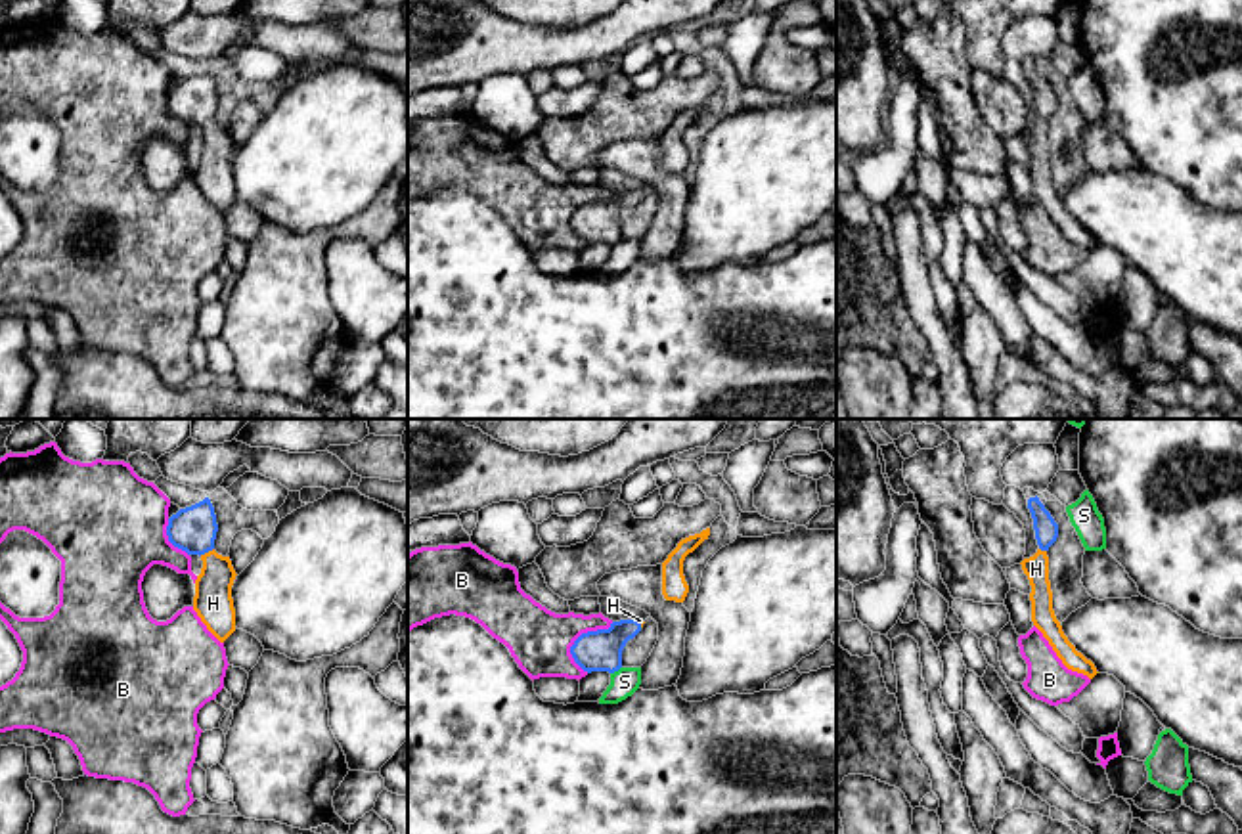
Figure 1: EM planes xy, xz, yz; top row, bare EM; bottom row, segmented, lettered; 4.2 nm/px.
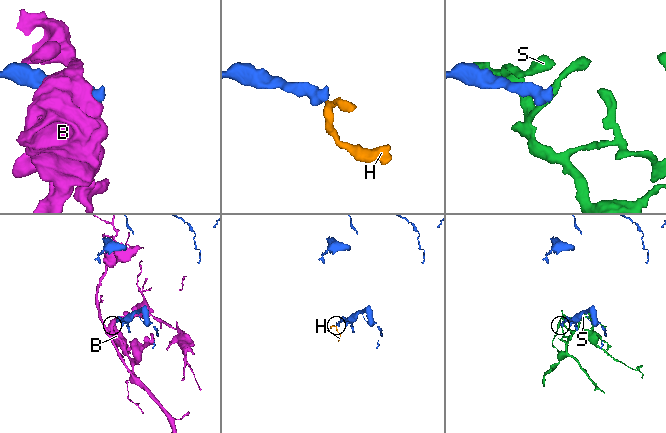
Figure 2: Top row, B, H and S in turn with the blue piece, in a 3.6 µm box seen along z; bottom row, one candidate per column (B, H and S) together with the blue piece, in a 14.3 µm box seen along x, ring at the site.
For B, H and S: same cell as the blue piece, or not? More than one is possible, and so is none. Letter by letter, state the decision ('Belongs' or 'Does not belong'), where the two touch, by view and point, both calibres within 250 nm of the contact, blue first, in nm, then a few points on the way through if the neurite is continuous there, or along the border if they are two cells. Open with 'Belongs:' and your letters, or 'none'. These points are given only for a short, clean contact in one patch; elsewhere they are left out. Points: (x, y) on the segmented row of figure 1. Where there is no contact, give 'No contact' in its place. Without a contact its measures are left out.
Belongs: H
B: Does not belong. Touches blue at xz (578, 637). Thickness 180 nm (blue) against 260 nm
H: Belongs. Touches blue at xy (205, 551). Thickness 190 nm (blue) against 160 nm. Path across: xy (194, 528), (205, 551), (213, 563), (213, 603)
S: Does not belong. Touches blue at xz (615, 670). Thickness 180 nm (blue) against 120 nm. Boundary: xz (620, 666), (611, 674)

